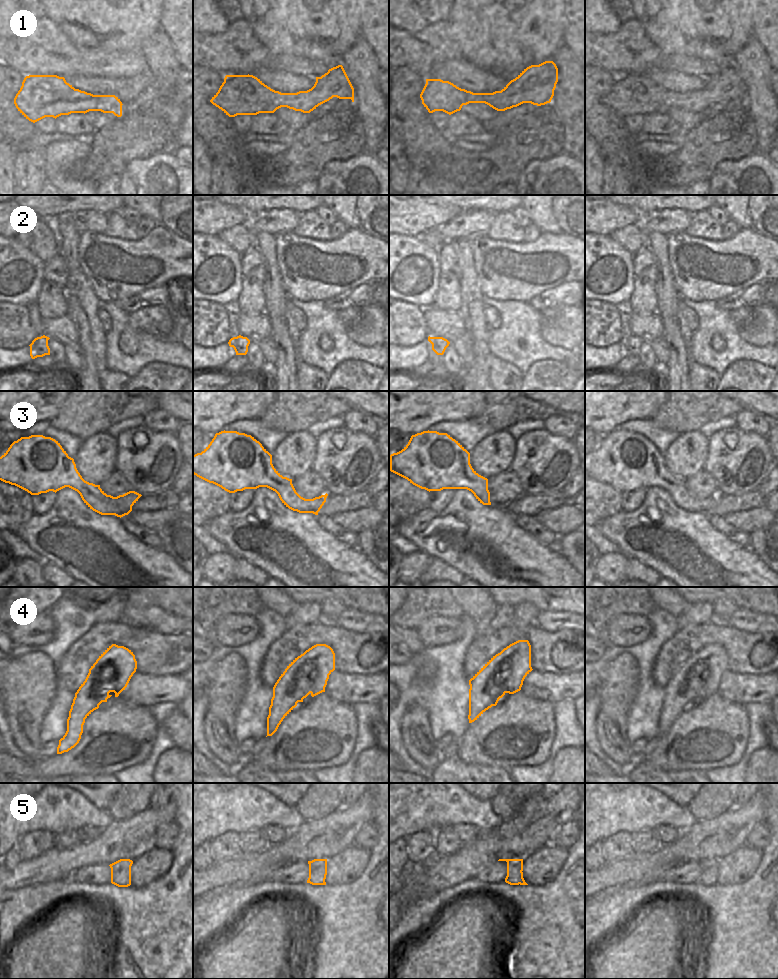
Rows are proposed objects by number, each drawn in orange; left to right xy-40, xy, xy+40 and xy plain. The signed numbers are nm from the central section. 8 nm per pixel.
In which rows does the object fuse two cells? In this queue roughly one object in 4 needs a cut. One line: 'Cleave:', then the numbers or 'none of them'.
Cleave: 5

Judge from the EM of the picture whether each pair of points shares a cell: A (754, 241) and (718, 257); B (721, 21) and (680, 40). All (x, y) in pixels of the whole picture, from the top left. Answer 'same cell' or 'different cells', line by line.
A: same cell
B: same cell

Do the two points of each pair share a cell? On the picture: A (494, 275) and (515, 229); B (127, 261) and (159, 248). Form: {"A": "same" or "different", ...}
{"A": "different", "B": "same"}

